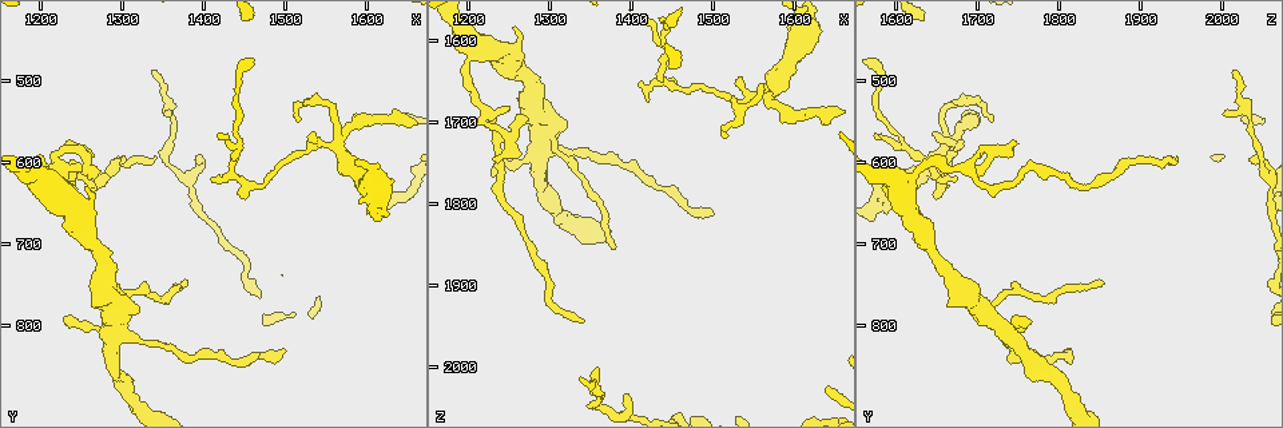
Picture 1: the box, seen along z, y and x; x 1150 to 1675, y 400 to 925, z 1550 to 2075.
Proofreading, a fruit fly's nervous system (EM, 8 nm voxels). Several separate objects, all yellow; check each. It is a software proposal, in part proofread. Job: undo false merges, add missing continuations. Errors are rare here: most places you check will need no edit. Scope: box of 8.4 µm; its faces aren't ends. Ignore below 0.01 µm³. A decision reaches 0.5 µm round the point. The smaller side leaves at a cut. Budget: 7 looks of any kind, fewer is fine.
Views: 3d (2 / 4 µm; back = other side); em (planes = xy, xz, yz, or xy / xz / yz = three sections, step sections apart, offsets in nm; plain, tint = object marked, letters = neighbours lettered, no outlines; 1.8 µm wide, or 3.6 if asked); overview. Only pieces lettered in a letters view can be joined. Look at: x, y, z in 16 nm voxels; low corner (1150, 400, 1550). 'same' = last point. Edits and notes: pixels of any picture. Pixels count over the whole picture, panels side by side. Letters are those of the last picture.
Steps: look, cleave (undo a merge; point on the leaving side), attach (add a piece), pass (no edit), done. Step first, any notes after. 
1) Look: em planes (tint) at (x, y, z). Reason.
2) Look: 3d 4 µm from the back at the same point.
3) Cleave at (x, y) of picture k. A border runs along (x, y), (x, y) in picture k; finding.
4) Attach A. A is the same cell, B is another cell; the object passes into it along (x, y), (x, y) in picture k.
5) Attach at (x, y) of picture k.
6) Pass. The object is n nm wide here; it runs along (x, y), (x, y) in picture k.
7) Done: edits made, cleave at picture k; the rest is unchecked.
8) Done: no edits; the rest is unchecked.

Look: em xy step 4 (tint) at (1565, 575, 1660). Looks like a crossing.

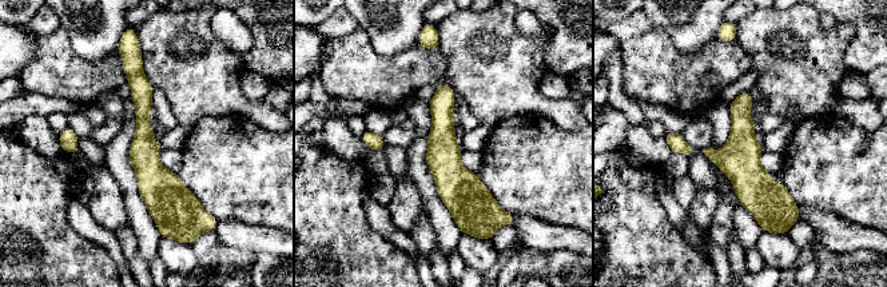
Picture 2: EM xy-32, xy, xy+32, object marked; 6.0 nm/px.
Look: em xz step 16 (letters) at the same point.

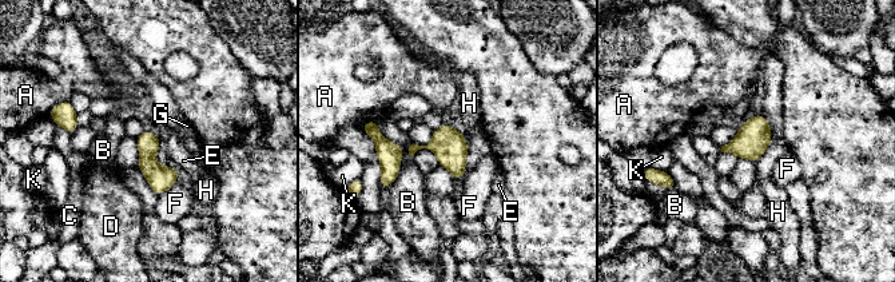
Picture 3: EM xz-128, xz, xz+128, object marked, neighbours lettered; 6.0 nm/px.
Pass. The object is 140 nm wide here; A, B, C, D, E, F, G, H and K are other cells; one neuron here.

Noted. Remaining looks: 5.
Look: 3d 4 µm from the back at (1500, 830, 1815). Thin end.

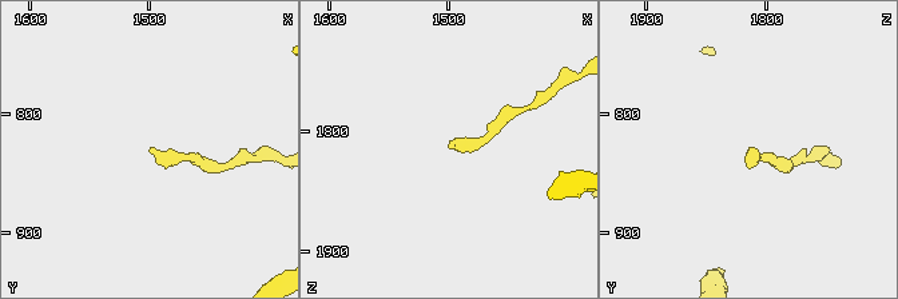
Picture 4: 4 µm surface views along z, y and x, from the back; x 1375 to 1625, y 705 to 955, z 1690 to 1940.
Look: em 3.6 µm planes (tint) at (1498, 826, 1810). Shape alone is not enough.

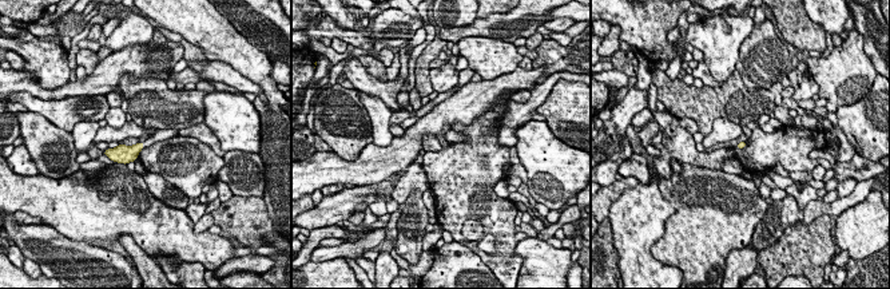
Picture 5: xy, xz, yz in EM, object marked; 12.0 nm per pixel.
Look: em 3.6 µm planes (letters) at the same point. What lies round it.

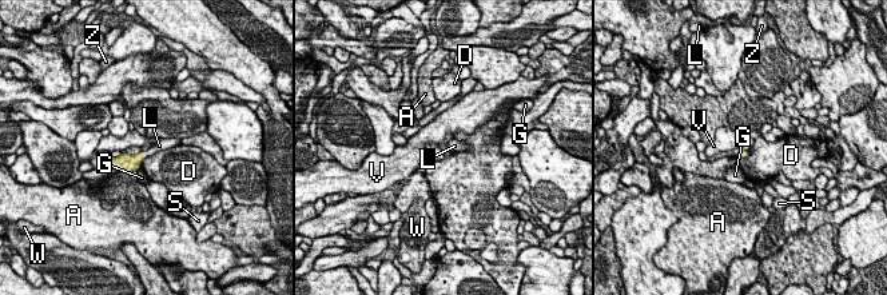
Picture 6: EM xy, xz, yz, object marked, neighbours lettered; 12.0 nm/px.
Attach L. L is the same cell, A, D, G, S, V, W and Z are other cells; the object passes into it along (128, 163), (146, 154), (162, 144) in picture 6; it goes on there.

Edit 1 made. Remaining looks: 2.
Look: overview.

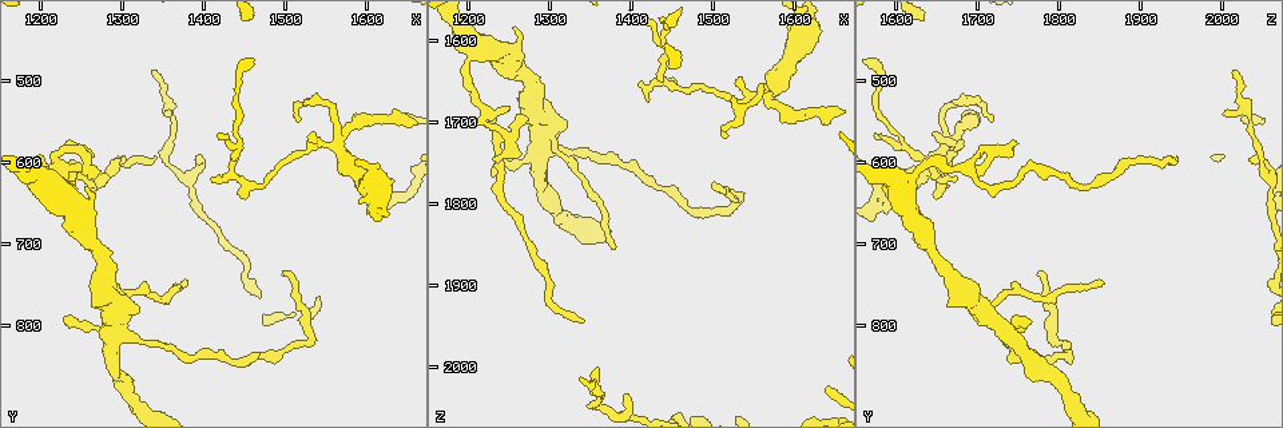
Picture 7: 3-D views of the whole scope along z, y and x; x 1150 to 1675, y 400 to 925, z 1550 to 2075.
Look: em planes (letters) at (1230, 790, 1765).

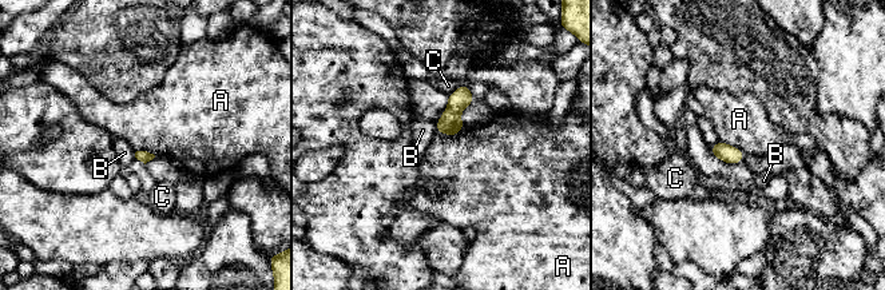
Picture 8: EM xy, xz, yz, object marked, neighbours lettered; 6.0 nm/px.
Pass. The longest contact is with A, 180 nm; A, B and C are other cells; a border runs along (464, 128), (453, 135), (436, 132) in picture 8; none of them fits.

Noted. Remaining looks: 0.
Done: edits made, attach at picture 6; the rest is unchecked.

